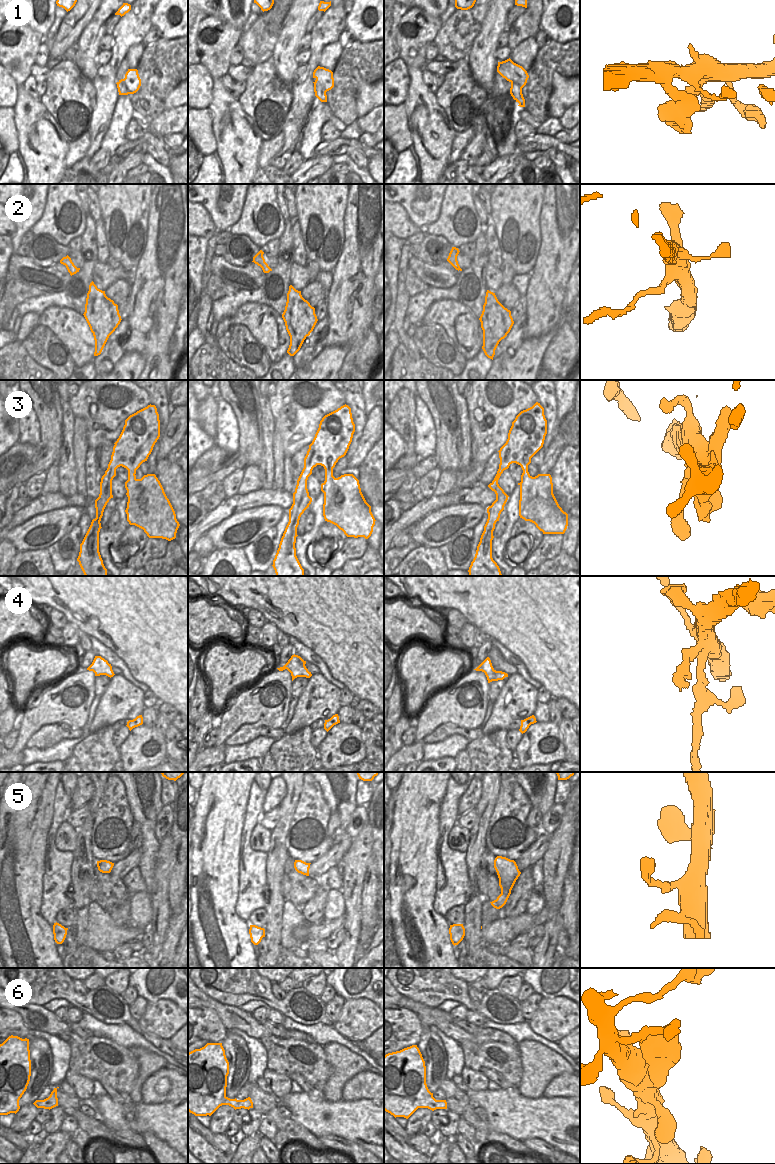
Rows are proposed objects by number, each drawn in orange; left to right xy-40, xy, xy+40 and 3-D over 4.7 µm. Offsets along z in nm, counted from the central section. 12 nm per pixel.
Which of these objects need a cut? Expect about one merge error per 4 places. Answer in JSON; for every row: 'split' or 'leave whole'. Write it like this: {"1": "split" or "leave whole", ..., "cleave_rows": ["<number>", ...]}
{"1": "split", "2": "split", "3": "leave whole", "4": "split", "5": "leave whole", "6": "leave whole", "cleave_rows": ["1", "2", "4"]}

